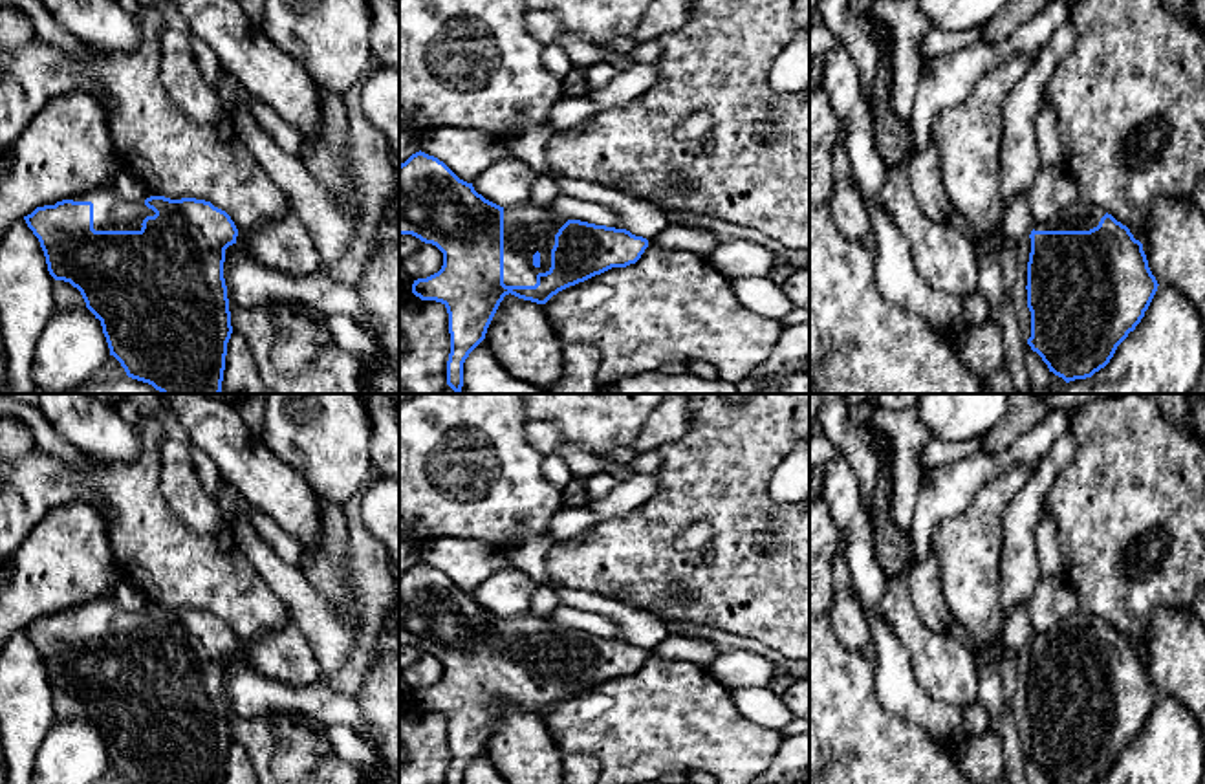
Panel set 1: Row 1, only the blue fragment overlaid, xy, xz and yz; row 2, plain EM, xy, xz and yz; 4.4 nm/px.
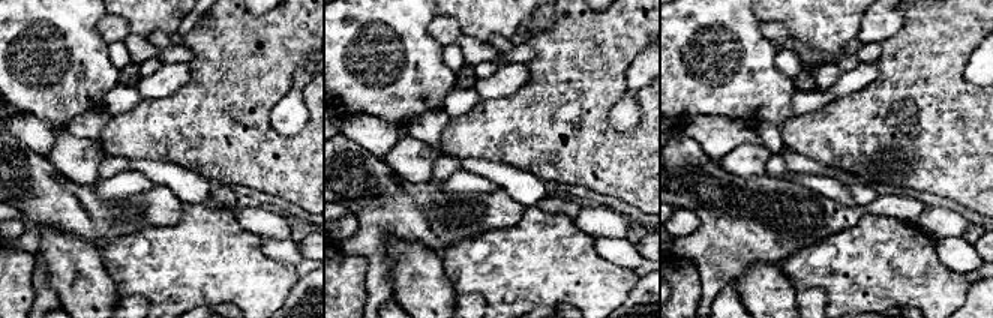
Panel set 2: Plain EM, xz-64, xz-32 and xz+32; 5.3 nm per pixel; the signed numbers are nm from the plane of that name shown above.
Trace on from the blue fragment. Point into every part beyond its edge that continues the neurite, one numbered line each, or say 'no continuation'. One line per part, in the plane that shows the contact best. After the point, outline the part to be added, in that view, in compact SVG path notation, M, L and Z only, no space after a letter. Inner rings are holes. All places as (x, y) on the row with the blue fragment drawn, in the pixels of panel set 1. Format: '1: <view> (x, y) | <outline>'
1: xz (530, 228) | M533 203L504 209L504 284L505 286L535 286L537 275L551 267L551 249L555 234L568 222L557 216L549 207Z

